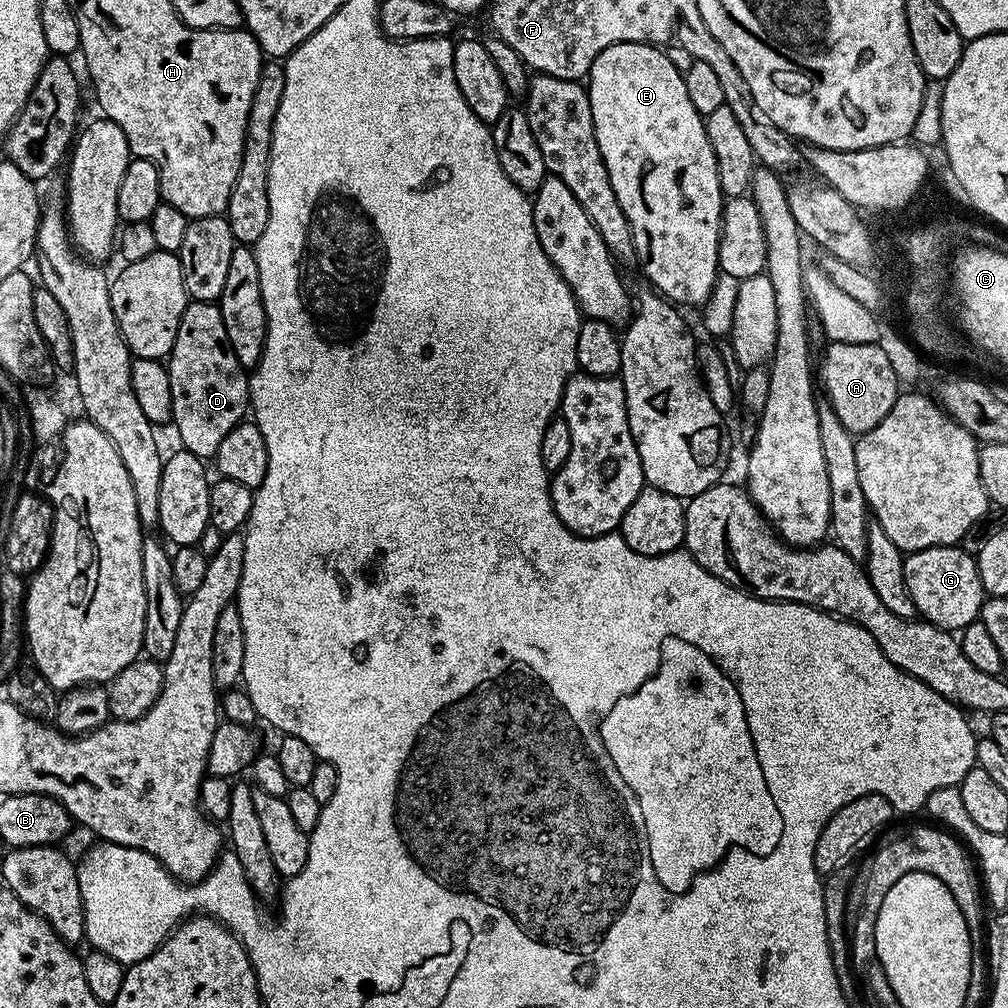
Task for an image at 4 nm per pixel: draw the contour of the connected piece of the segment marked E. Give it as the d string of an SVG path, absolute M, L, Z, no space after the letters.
M615 44L598 58L590 66L586 77L586 89L590 102L590 112L593 115L594 134L597 135L598 148L605 160L606 170L609 171L610 183L617 195L618 203L622 206L625 216L632 231L635 259L640 262L640 268L644 276L653 284L655 291L665 300L671 300L677 306L684 304L696 304L702 306L708 301L708 295L712 293L718 279L718 246L720 245L720 223L724 213L725 195L718 182L718 162L714 158L714 146L710 146L710 138L706 138L706 126L704 117L694 110L690 102L690 94L686 94L686 82L684 74L680 73L668 57L663 47L655 44Z

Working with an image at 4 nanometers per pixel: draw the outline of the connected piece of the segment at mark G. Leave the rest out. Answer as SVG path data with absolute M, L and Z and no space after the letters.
M960 546L933 547L922 549L920 552L910 552L904 556L904 581L917 613L928 623L953 634L959 633L966 626L970 626L970 622L977 620L986 599L976 569L976 557L971 551L963 552L962 548Z

